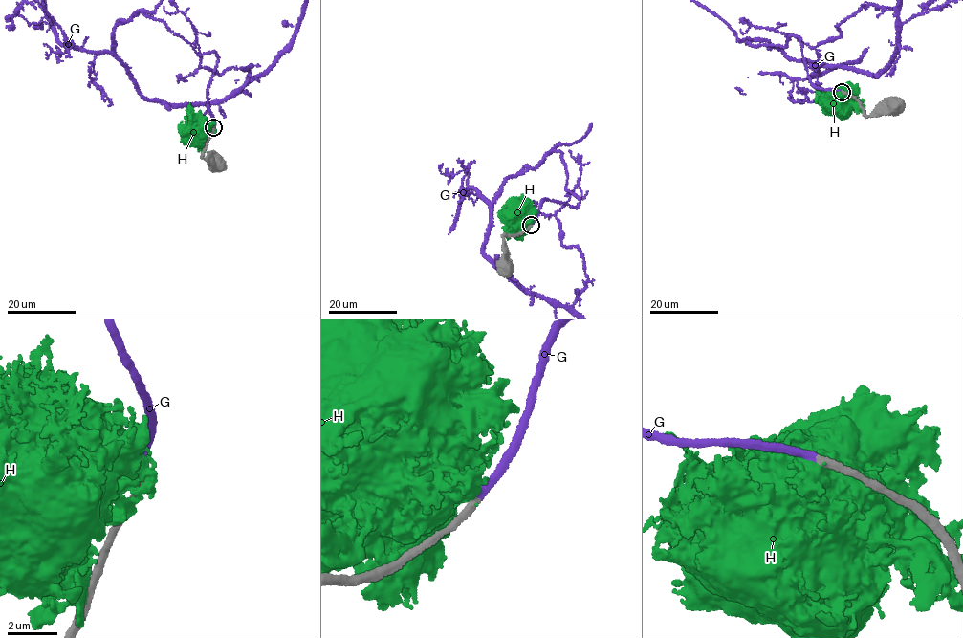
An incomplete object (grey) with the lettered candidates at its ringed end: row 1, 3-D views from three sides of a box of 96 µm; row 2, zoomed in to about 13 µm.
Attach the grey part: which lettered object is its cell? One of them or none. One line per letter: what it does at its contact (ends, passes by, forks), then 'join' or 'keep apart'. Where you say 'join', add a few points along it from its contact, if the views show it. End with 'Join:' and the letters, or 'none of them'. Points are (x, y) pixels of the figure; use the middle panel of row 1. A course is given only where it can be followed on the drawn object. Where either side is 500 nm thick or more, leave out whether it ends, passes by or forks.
G: it ends | join
H: keep apart
Join: G

